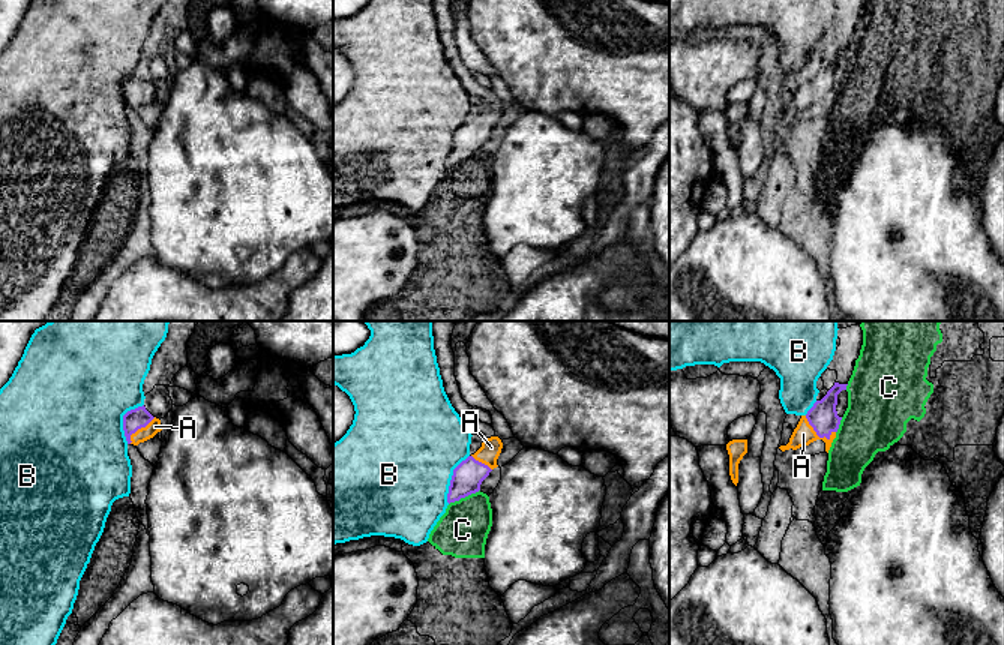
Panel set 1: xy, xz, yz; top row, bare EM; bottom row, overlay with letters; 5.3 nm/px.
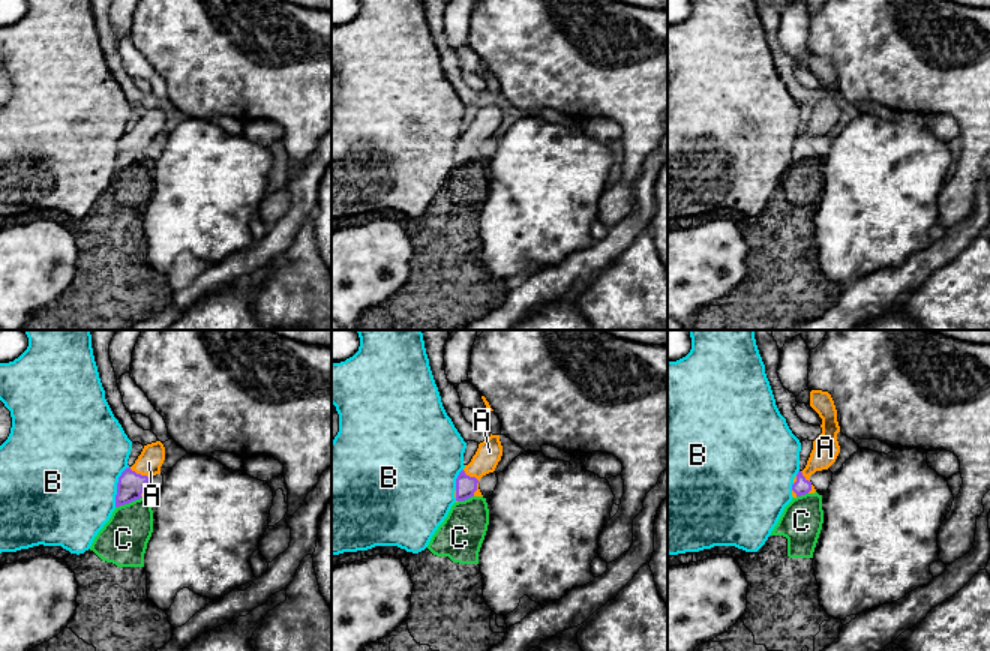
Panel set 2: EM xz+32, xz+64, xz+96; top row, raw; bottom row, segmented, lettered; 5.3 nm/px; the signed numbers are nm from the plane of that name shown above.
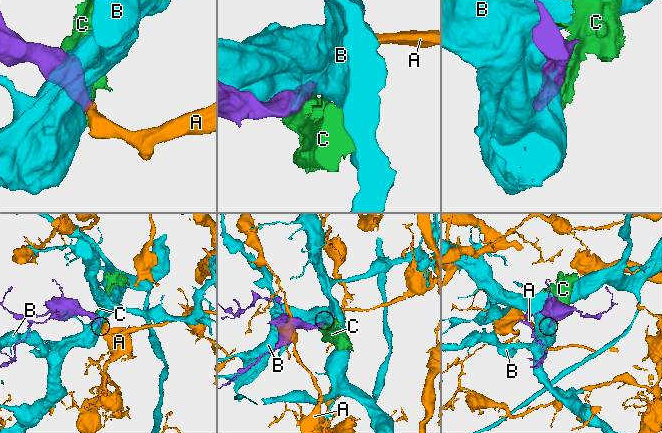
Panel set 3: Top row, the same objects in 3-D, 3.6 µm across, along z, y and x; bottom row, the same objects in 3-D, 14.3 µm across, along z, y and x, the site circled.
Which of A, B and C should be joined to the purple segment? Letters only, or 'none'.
A

